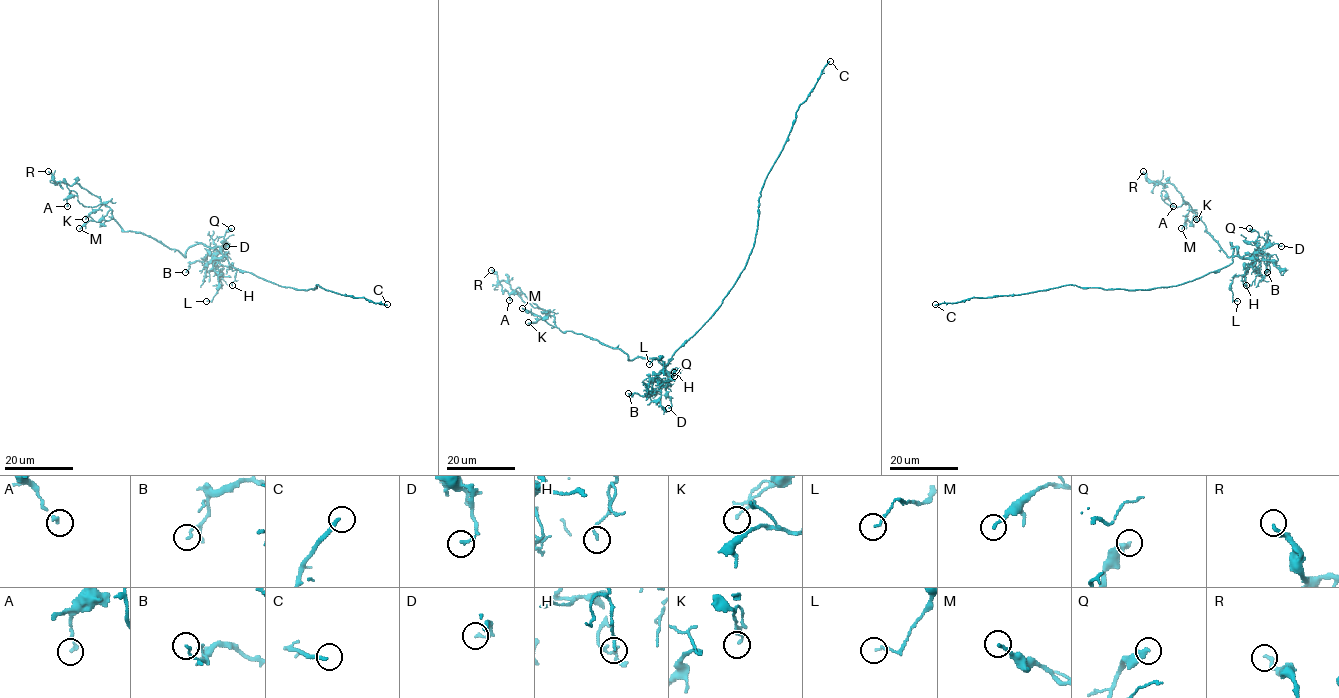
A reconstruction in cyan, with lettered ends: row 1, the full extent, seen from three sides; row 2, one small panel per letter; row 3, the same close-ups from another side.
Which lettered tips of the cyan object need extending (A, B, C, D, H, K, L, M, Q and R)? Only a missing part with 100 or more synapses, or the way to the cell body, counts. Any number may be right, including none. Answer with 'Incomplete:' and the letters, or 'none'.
Incomplete: C

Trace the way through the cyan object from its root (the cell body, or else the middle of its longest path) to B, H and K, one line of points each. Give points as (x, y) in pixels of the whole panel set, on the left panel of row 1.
B: (256, 276), (233, 267), (226, 256), (213, 258), (210, 254), (203, 260), (192, 262), (185, 272)
H: (256, 276), (233, 267), (226, 256), (216, 258), (219, 263), (230, 265), (236, 271), (232, 285)
K: (256, 276), (233, 267), (218, 247), (197, 243), (184, 256), (151, 237), (124, 231), (104, 204), (85, 219)

